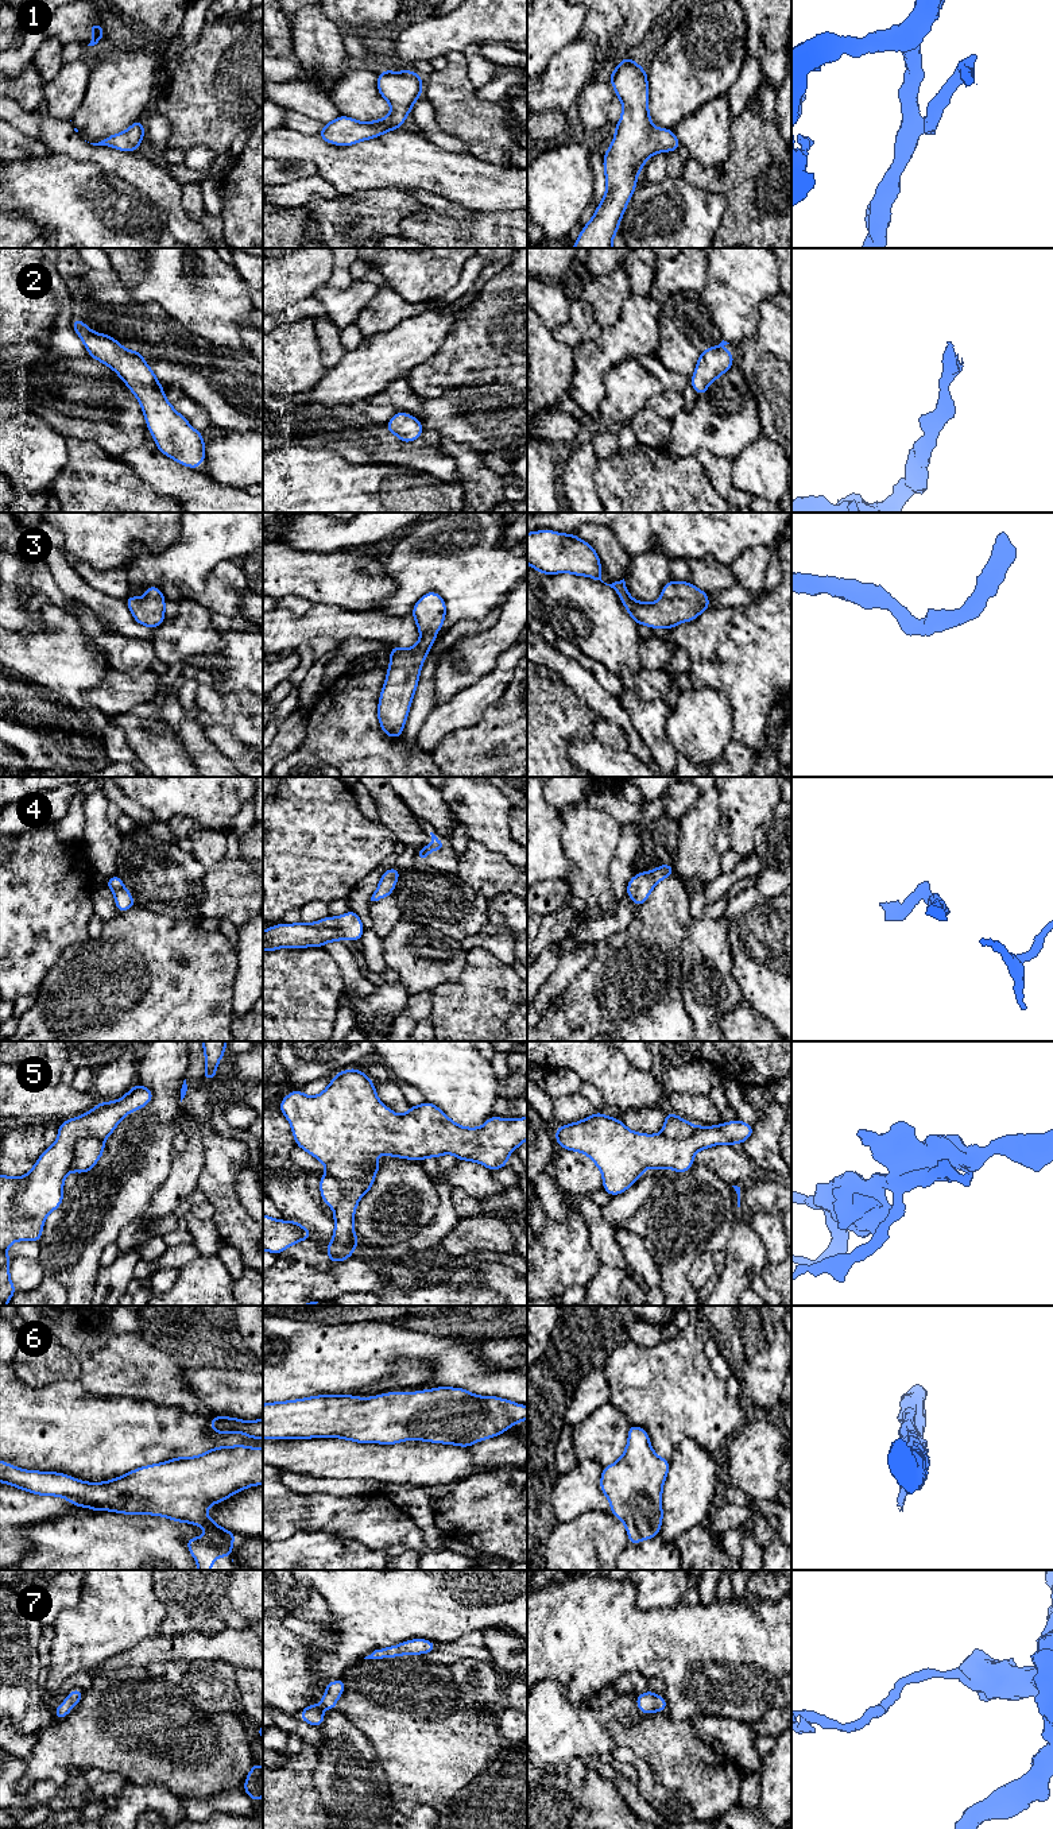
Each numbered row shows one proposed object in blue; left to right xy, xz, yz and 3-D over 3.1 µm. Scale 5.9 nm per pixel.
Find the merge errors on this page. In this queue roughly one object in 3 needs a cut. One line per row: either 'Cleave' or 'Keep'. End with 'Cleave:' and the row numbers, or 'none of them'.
1: Keep
2: Keep
3: Keep
4: Keep
5: Cleave
6: Keep
7: Keep
Cleave: 5

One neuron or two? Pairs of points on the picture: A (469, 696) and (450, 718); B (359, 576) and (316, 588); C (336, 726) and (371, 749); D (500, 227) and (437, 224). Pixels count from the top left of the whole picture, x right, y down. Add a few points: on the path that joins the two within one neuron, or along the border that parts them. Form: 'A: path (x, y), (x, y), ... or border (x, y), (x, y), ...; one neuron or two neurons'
A: path (467, 702), (456, 712); one neuron
B: path (348, 579), (326, 579); one neuron
C: path (344, 733), (363, 749); one neuron
D: path (484, 229), (453, 229); one neuron

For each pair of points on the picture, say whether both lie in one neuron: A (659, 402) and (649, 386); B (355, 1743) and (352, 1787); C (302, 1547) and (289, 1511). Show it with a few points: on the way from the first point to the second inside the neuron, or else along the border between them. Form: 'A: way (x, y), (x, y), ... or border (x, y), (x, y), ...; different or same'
A: border (666, 390), (654, 394), (645, 406); different
B: way (355, 1754), (352, 1777); same
C: border (329, 1531), (297, 1530), (289, 1536), (277, 1541); different

